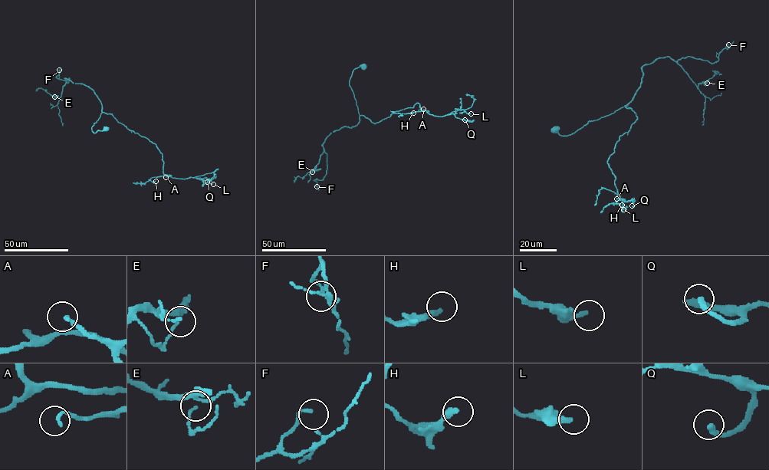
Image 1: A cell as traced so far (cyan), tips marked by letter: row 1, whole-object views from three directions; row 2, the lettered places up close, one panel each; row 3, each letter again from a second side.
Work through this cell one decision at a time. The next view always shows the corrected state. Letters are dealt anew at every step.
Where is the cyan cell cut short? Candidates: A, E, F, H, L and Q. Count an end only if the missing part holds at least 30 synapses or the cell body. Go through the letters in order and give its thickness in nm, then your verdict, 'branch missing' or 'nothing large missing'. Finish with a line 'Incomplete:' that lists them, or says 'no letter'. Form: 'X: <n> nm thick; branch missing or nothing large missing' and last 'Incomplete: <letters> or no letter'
A: 180 nm thick; branch missing
E: 120 nm thick; nothing large missing
F: 150 nm thick; nothing large missing
H: 280 nm thick; nothing large missing
L: 240 nm thick; nothing large missing
Q: 240 nm thick; branch missing
Incomplete: A, Q

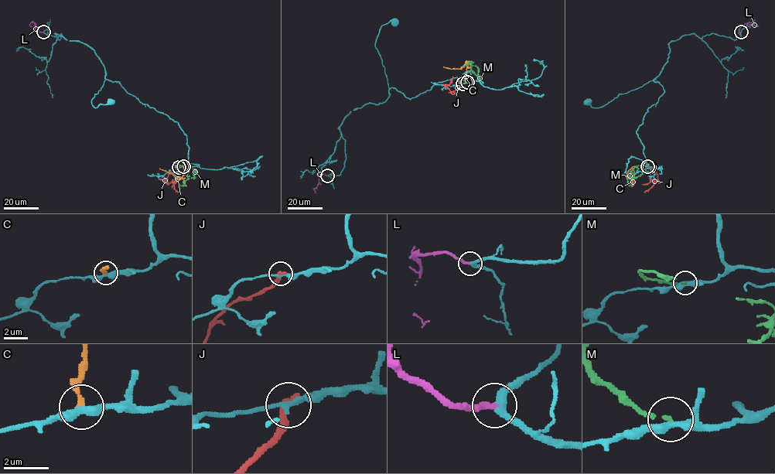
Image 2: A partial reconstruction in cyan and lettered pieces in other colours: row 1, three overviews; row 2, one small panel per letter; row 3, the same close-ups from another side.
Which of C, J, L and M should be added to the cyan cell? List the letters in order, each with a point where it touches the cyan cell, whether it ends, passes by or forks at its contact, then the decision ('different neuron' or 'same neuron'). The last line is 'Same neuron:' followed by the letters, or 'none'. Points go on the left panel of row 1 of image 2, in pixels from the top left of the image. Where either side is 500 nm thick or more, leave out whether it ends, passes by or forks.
C: (182, 166) | it ends | different neuron
J: (179, 167) | it ends | different neuron
L: (43, 32) | it ends | same neuron
M: (183, 166) | it ends | different neuron
Same neuron: L

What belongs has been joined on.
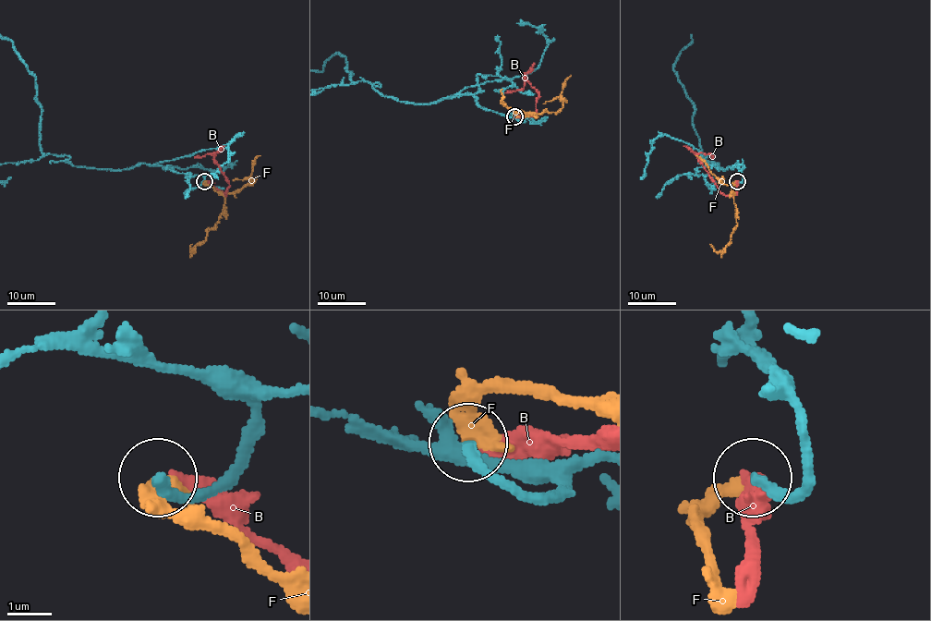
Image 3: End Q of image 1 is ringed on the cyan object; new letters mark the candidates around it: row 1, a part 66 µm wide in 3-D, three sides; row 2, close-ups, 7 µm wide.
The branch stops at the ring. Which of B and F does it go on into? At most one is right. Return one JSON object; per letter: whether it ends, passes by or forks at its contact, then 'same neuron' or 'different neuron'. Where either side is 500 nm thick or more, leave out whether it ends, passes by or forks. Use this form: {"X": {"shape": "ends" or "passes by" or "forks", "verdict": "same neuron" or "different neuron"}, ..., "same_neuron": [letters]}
{"B": {"shape": "ends", "verdict": "different neuron"}, "F": {"shape": "ends", "verdict": "same neuron"}, "same_neuron": ["F"]}

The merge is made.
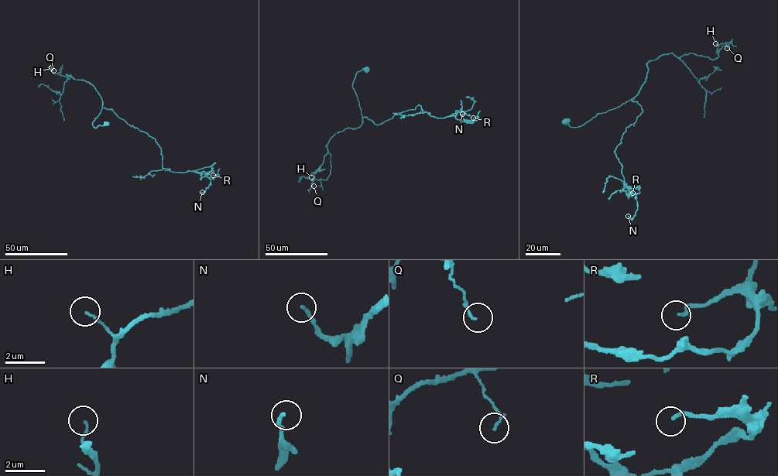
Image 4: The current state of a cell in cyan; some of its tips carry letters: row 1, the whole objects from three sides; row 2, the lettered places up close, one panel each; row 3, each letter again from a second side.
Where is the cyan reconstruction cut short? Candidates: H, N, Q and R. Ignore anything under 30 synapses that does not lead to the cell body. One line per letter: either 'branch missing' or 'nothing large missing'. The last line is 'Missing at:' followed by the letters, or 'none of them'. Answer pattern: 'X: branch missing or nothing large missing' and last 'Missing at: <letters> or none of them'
H: nothing large missing
N: nothing large missing
Q: nothing large missing
R: nothing large missing
Missing at: none of them

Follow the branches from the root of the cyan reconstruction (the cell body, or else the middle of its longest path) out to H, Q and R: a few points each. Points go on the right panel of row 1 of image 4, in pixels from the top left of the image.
H: (566, 121), (578, 127), (632, 100), (646, 80), (649, 61), (670, 53), (713, 59), (718, 56), (715, 43)
Q: (566, 121), (578, 127), (632, 100), (646, 63), (662, 55), (713, 59), (720, 44), (727, 48)
R: (566, 121), (578, 127), (636, 102), (642, 111), (615, 152), (625, 185), (639, 190), (636, 197), (632, 193)

